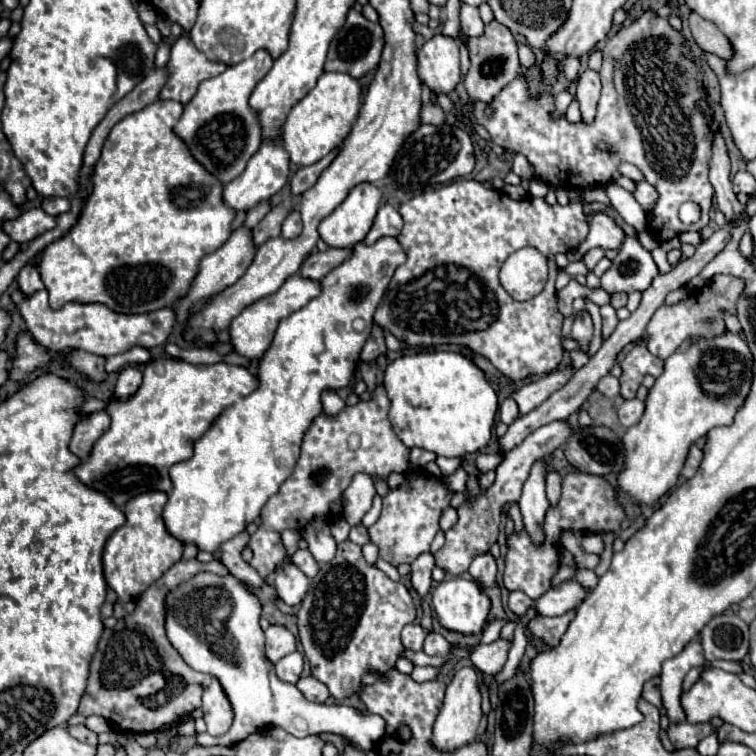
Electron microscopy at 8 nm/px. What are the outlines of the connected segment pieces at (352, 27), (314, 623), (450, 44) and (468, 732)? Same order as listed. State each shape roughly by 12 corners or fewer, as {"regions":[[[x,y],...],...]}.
{"regions":[[[350,9],[324,71],[360,79],[378,67],[384,31]],[[338,543],[296,617],[312,675],[344,699],[394,667],[408,589]],[[442,33],[418,49],[418,75],[434,93],[462,81],[458,39]],[[462,667],[446,687],[434,747],[474,741],[482,709],[476,669]]]}

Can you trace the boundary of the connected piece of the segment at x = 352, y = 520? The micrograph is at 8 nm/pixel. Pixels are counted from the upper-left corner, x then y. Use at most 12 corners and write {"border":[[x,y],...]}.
{"border":[[366,473],[342,493],[344,519],[360,523],[376,489]]}

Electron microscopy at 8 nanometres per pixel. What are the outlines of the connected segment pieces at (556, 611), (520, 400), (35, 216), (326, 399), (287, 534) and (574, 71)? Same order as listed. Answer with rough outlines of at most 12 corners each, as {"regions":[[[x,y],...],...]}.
{"regions":[[[574,579],[536,601],[546,617],[576,609],[588,591]],[[562,369],[512,393],[520,415],[530,413],[564,387],[574,369]],[[24,211],[4,223],[16,243],[28,243],[52,227],[44,211]],[[334,391],[322,395],[324,413],[330,417],[346,407]],[[285,530],[281,538],[289,556],[299,549],[301,535]],[[566,59],[562,63],[568,85],[576,83],[578,59]]]}

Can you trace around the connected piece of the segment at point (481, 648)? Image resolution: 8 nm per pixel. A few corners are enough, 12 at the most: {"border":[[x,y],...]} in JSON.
{"border":[[510,641],[478,645],[470,659],[484,675],[496,675],[506,663]]}

